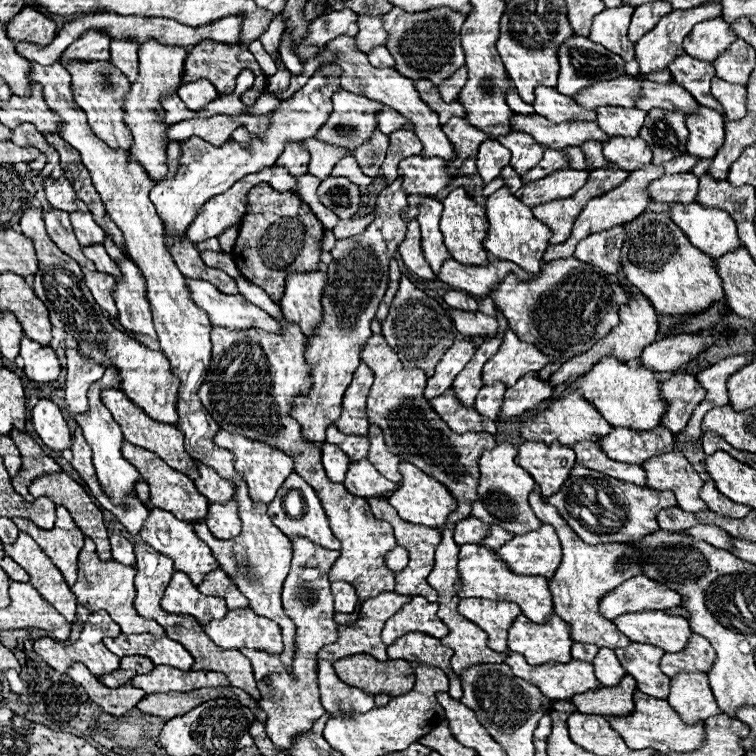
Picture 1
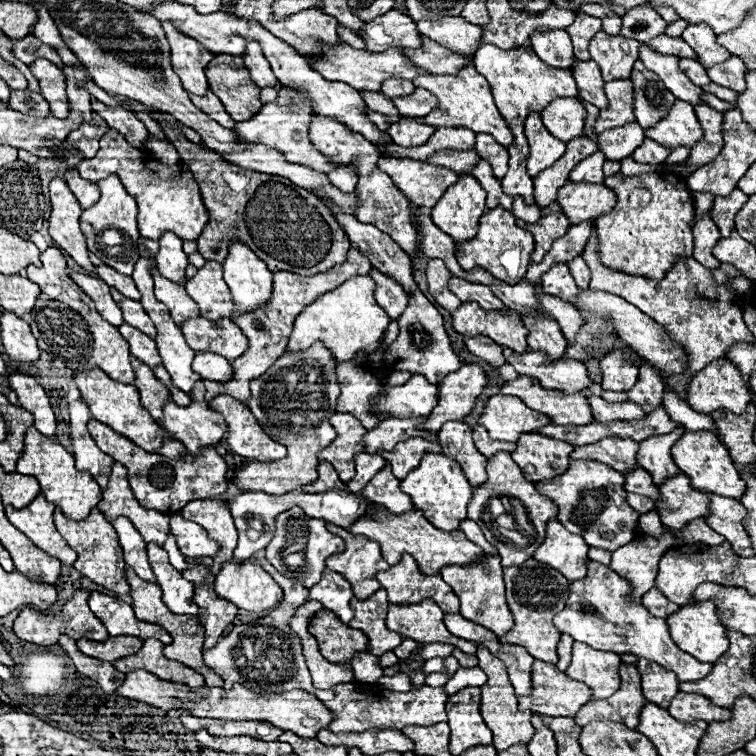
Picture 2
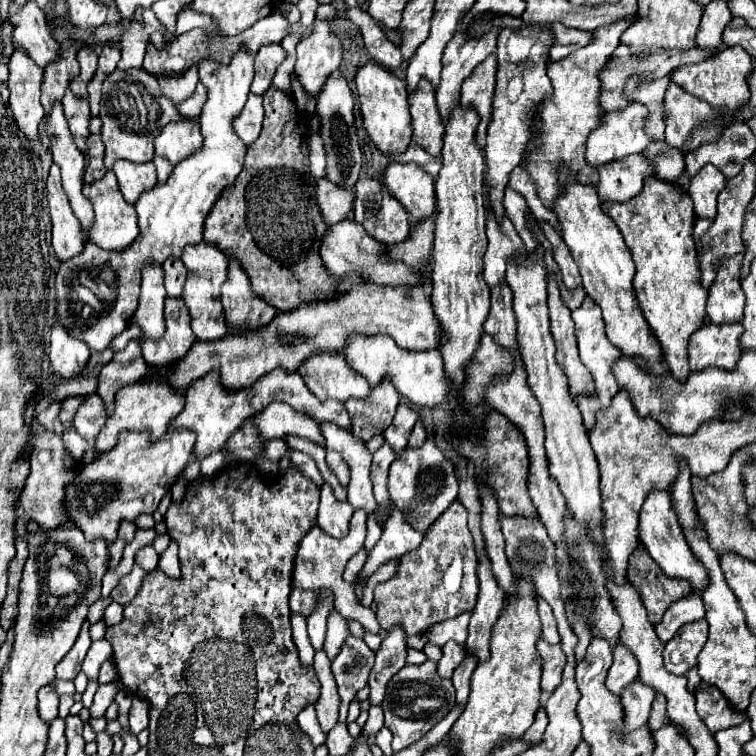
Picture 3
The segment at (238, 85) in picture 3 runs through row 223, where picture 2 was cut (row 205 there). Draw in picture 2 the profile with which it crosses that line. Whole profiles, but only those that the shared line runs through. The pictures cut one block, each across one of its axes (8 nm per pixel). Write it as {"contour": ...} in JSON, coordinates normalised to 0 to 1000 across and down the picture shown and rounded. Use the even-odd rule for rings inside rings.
{"contour":[[[143,172],[135,183],[130,204],[119,212],[108,212],[101,225],[108,235],[122,241],[140,235],[143,230],[153,230],[161,238],[164,249],[183,267],[183,302],[188,315],[209,317],[217,307],[230,307],[241,317],[259,317],[275,296],[275,278],[270,275],[262,243],[246,217],[241,225],[241,214],[220,220],[204,209],[196,209],[196,201],[172,193],[156,172]]]}

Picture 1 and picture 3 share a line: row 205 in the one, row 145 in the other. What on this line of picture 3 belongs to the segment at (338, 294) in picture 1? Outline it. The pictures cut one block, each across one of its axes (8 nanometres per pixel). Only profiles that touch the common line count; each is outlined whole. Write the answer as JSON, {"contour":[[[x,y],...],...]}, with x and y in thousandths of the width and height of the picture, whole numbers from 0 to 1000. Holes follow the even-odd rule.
{"contour":[[[487,82],[471,98],[471,122],[476,132],[476,148],[481,156],[481,169],[497,196],[508,204],[532,204],[542,190],[542,148],[540,148],[540,119],[537,108],[529,106],[521,95]]]}

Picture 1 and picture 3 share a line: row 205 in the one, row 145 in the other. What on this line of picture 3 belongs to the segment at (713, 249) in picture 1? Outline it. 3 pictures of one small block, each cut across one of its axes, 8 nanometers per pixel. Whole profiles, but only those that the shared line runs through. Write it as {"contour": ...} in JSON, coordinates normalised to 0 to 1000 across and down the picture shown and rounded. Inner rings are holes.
{"contour":[[[886,108],[884,119],[878,124],[878,132],[876,132],[876,143],[878,143],[878,161],[881,161],[881,188],[905,201],[918,198],[926,188],[937,188],[939,183],[947,180],[950,172],[958,169],[955,159],[950,156],[950,148],[942,140],[937,140],[937,135],[929,135],[926,130],[910,124],[894,108]],[[923,164],[934,164],[934,167],[923,172]]]}

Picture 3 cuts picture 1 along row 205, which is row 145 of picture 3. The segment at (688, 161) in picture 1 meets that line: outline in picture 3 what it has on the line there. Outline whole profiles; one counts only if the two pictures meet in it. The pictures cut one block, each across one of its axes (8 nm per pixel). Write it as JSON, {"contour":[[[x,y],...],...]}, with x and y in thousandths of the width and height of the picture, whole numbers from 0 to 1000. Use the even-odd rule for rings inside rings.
{"contour":[[[836,135],[825,146],[799,151],[796,167],[791,167],[791,172],[786,172],[775,188],[775,214],[780,220],[794,220],[794,217],[825,209],[828,204],[841,204],[854,198],[854,193],[862,188],[862,183],[852,172],[854,159],[857,159],[857,143],[849,140],[847,135]]]}

